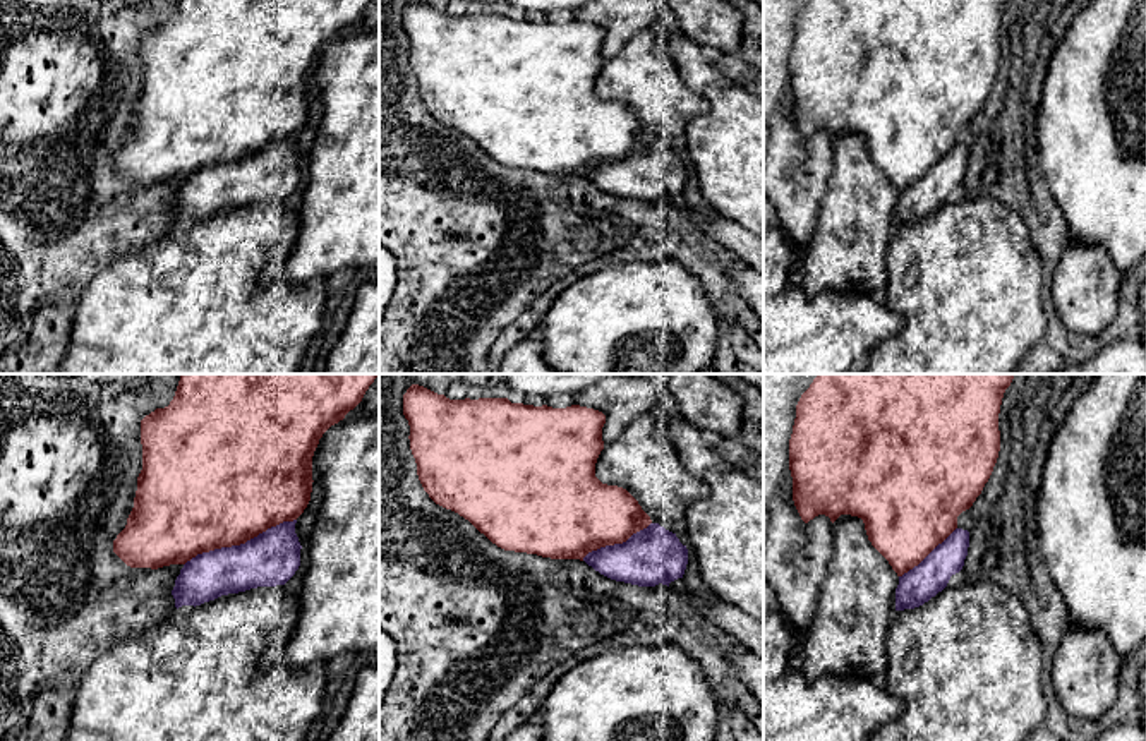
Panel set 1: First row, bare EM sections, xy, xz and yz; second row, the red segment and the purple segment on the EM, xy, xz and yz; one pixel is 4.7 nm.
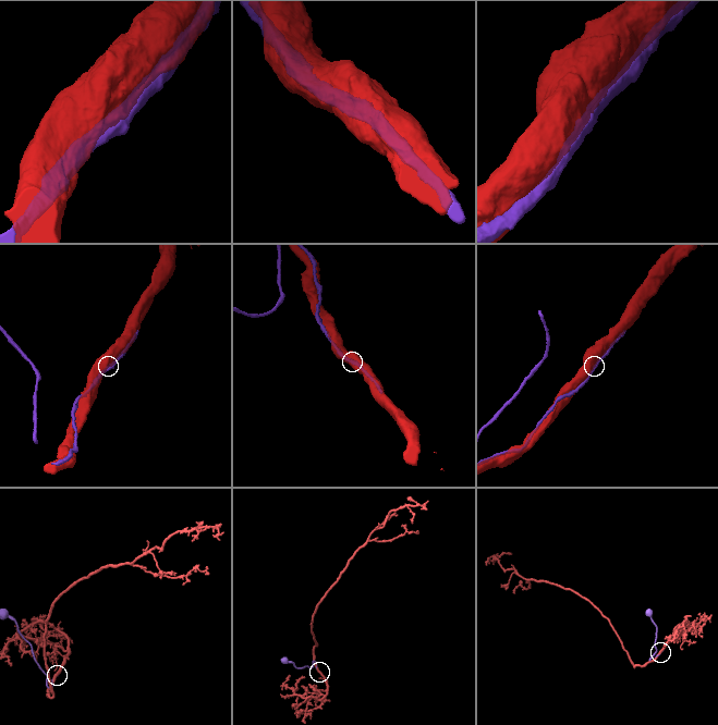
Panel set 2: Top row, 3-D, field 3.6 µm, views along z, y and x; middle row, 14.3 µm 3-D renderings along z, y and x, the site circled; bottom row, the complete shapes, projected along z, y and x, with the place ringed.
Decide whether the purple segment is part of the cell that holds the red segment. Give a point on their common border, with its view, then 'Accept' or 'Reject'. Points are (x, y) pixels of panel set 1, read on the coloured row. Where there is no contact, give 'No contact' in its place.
Touches red at xy (239, 544). Accept

